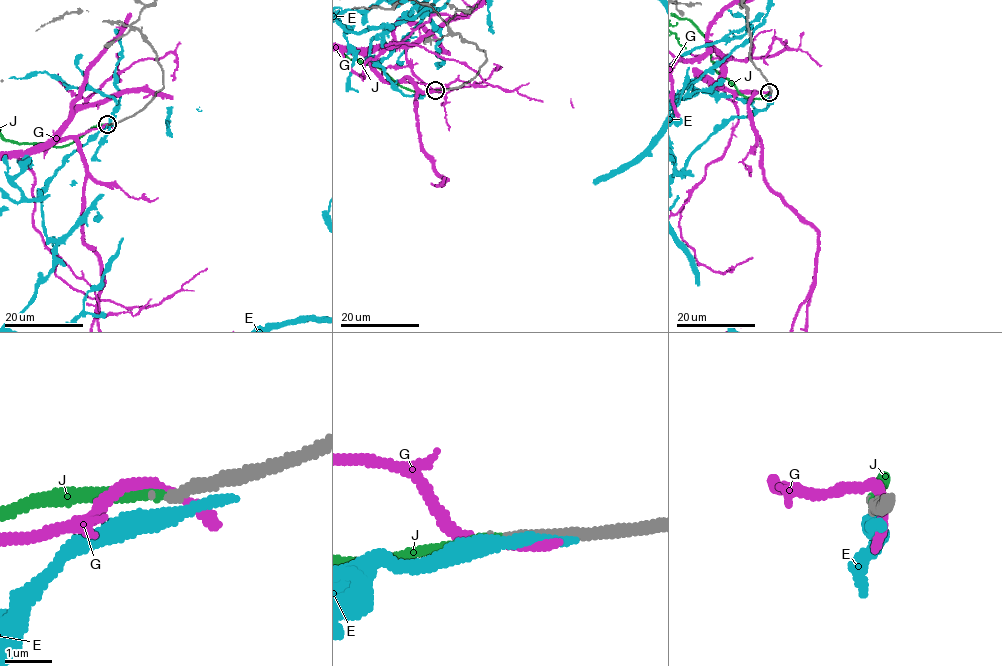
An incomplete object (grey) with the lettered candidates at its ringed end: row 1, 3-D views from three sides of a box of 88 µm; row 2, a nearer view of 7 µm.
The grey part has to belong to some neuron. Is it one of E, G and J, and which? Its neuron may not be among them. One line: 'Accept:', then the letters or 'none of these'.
Accept: J

